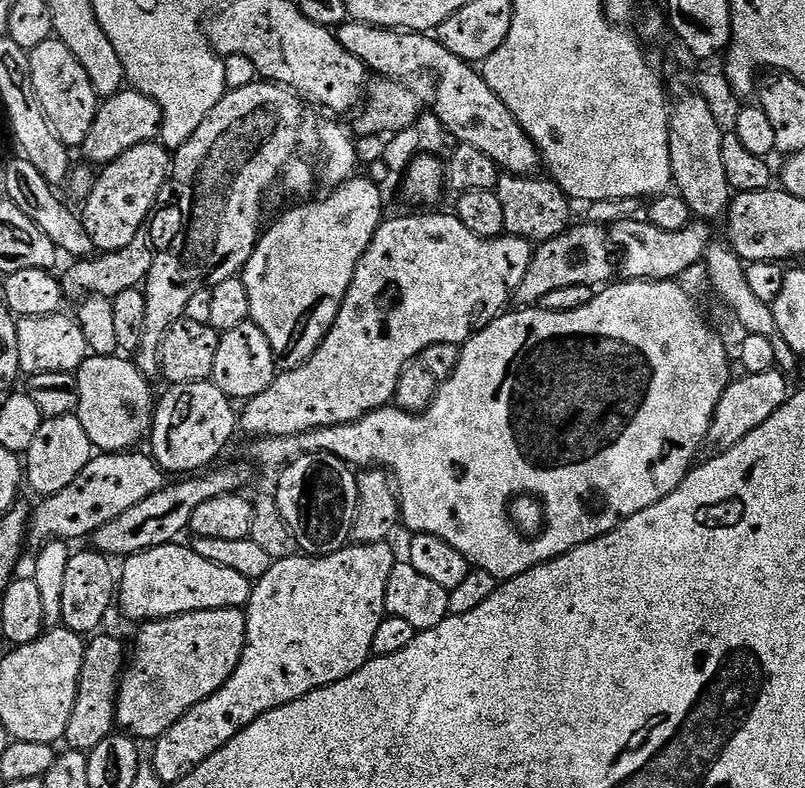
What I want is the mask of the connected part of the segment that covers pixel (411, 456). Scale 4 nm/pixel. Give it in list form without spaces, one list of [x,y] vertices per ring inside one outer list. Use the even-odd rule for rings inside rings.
[[[629,280],[619,283],[597,291],[591,302],[578,310],[545,312],[539,306],[528,306],[523,310],[516,310],[520,312],[509,311],[501,314],[491,324],[483,325],[464,341],[460,349],[458,370],[454,370],[452,377],[439,385],[432,404],[419,415],[403,412],[395,406],[385,406],[349,424],[315,428],[301,436],[266,436],[253,443],[256,445],[252,448],[251,459],[264,468],[280,470],[300,456],[311,452],[329,452],[349,466],[383,466],[394,477],[394,487],[400,498],[403,527],[408,527],[412,534],[425,532],[434,534],[434,538],[442,538],[442,542],[450,542],[450,546],[454,546],[454,550],[458,550],[458,554],[462,554],[462,558],[466,558],[472,568],[481,568],[494,574],[498,582],[512,580],[534,566],[545,564],[546,561],[558,558],[586,542],[605,536],[608,532],[613,532],[621,520],[629,520],[634,514],[666,498],[688,477],[700,451],[700,443],[706,438],[706,430],[710,430],[718,398],[722,398],[730,383],[728,348],[724,345],[723,338],[714,329],[708,328],[703,314],[696,309],[695,302],[688,297],[687,290],[680,282]],[[515,496],[533,496],[544,507],[544,525],[537,536],[523,536],[516,529],[516,524],[508,513],[508,507]]]

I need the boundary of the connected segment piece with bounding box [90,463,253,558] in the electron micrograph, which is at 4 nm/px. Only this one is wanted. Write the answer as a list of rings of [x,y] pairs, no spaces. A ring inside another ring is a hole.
[[[251,463],[223,464],[209,467],[187,478],[177,479],[180,480],[177,484],[169,483],[162,490],[158,490],[158,494],[150,494],[150,498],[138,502],[138,506],[130,506],[126,514],[118,514],[118,518],[106,522],[106,526],[92,533],[91,543],[96,543],[93,545],[109,558],[117,558],[116,556],[127,558],[133,556],[135,552],[144,552],[147,548],[173,543],[183,532],[189,531],[194,510],[198,510],[202,502],[210,502],[210,498],[222,498],[231,492],[243,493],[244,487],[251,482],[253,468]]]

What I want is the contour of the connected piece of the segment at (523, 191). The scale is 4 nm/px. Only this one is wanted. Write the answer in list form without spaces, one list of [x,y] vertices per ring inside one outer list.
[[[504,174],[496,183],[494,190],[498,194],[498,202],[502,202],[502,219],[506,221],[504,230],[507,235],[543,242],[560,236],[573,223],[573,205],[568,197],[551,178],[541,176],[540,174],[531,176]]]

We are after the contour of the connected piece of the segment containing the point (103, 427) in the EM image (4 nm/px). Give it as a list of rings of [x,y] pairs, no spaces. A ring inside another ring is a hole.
[[[90,354],[82,362],[82,366],[74,373],[78,382],[78,406],[75,416],[82,422],[82,430],[90,438],[93,449],[101,453],[127,452],[135,449],[140,439],[147,437],[152,431],[152,417],[156,415],[157,397],[152,397],[149,377],[144,376],[138,366],[123,355],[97,356]]]

